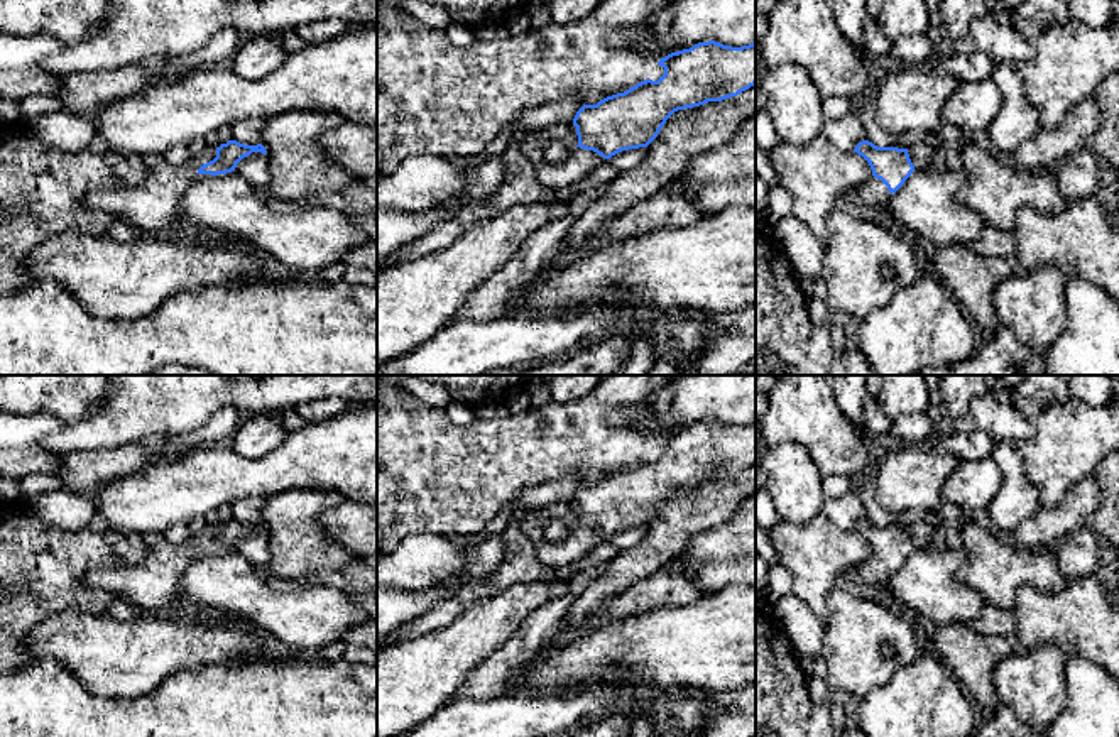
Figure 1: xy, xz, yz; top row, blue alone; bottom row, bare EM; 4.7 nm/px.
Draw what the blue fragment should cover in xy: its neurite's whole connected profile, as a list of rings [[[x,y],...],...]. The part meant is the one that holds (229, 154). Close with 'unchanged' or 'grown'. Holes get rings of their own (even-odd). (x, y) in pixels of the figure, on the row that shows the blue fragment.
[[[228,140],[216,149],[196,149],[193,161],[174,166],[159,161],[147,167],[137,186],[103,184],[85,194],[85,206],[113,215],[142,235],[161,233],[179,223],[181,198],[198,174],[227,174],[252,152],[267,154],[262,144],[245,145]]]; grown

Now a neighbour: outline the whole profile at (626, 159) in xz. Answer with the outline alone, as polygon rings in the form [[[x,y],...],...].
[[[646,147],[629,149],[612,156],[607,161],[620,172],[636,167],[646,157],[646,152]]]

